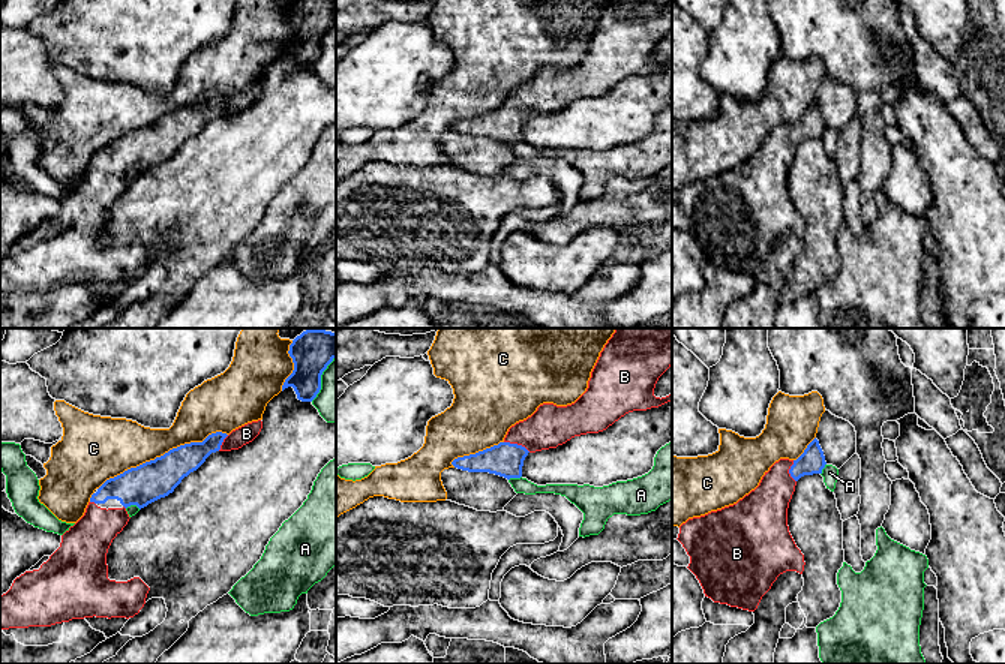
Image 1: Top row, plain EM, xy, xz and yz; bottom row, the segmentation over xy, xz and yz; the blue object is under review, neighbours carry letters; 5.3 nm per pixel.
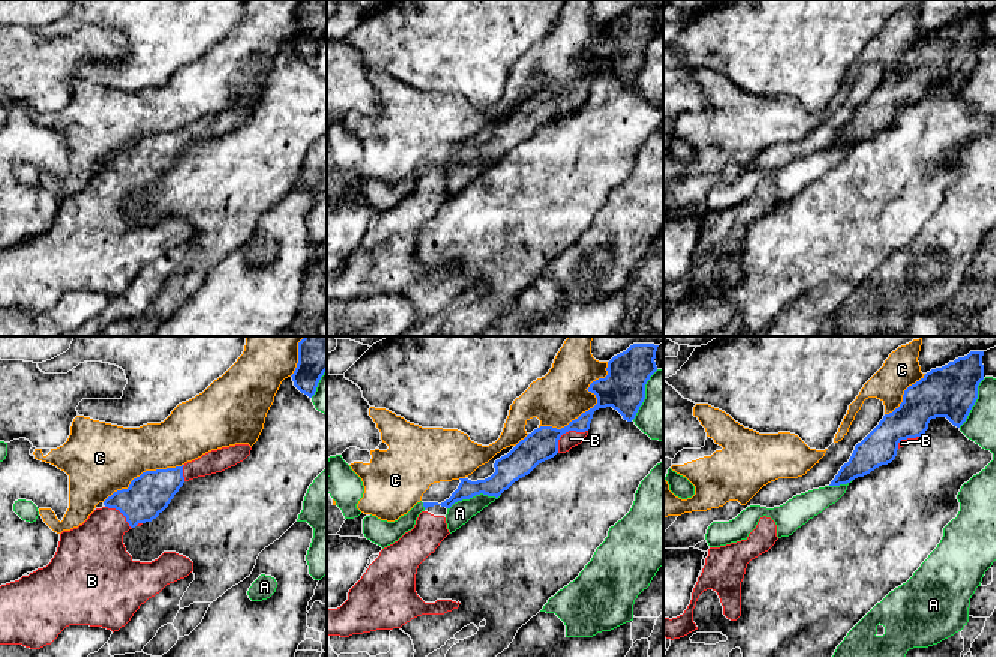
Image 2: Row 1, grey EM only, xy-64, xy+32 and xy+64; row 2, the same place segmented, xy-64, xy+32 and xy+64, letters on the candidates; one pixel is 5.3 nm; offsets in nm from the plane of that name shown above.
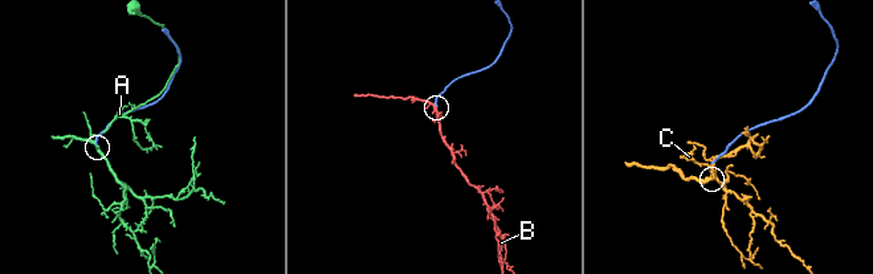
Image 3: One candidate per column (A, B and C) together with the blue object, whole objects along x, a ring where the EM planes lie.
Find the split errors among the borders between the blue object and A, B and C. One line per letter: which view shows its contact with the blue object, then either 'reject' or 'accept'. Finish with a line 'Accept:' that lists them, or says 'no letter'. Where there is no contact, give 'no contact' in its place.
A: xz | reject
B: xz | accept
C: xy | reject
Accept: B

